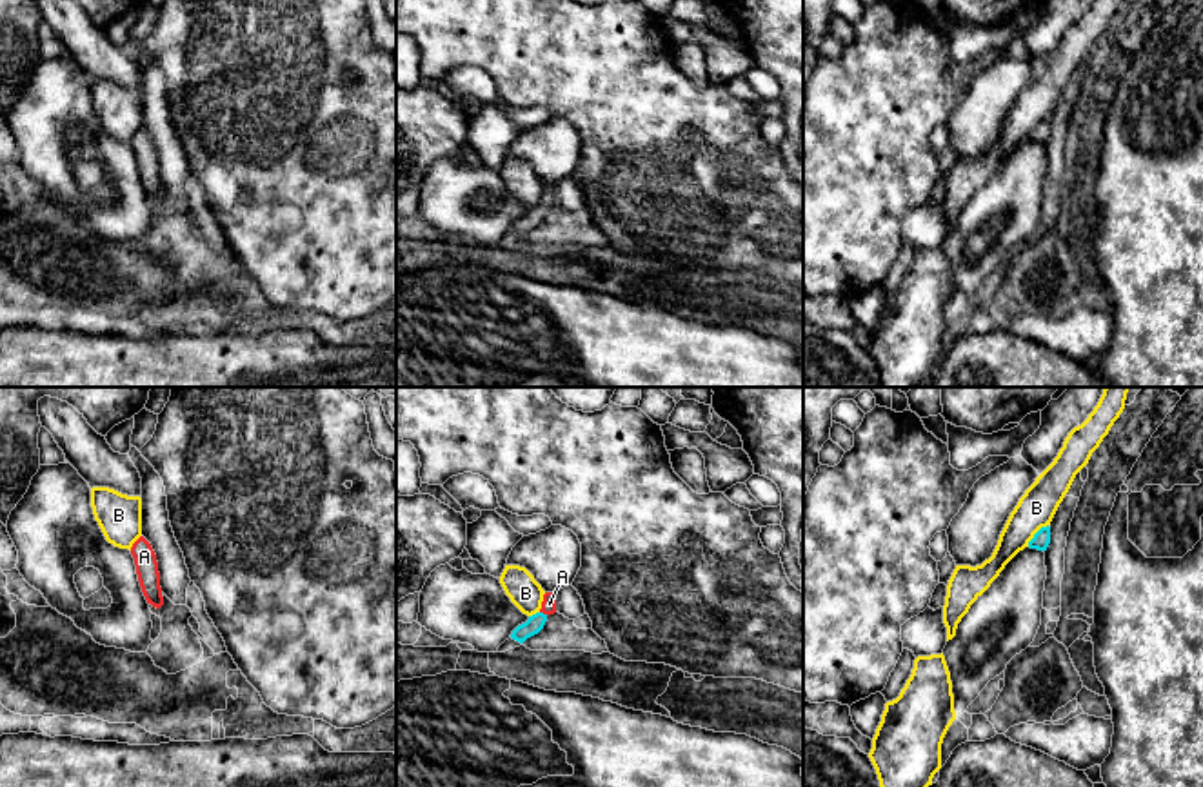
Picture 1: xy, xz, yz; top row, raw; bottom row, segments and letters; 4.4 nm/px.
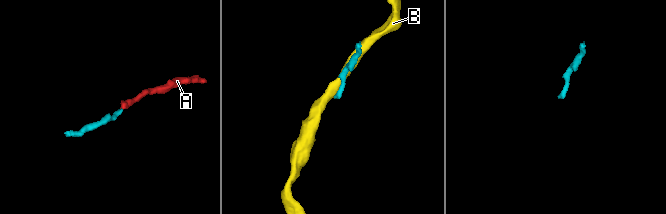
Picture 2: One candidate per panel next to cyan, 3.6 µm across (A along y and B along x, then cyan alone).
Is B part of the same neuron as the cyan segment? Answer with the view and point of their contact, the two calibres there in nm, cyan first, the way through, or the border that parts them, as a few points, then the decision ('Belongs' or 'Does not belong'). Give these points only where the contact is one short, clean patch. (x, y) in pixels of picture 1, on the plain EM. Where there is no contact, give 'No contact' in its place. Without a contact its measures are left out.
Touches cyan at yz (1034, 128). Thickness 80 nm (cyan) against 170 nm. Does not belong

